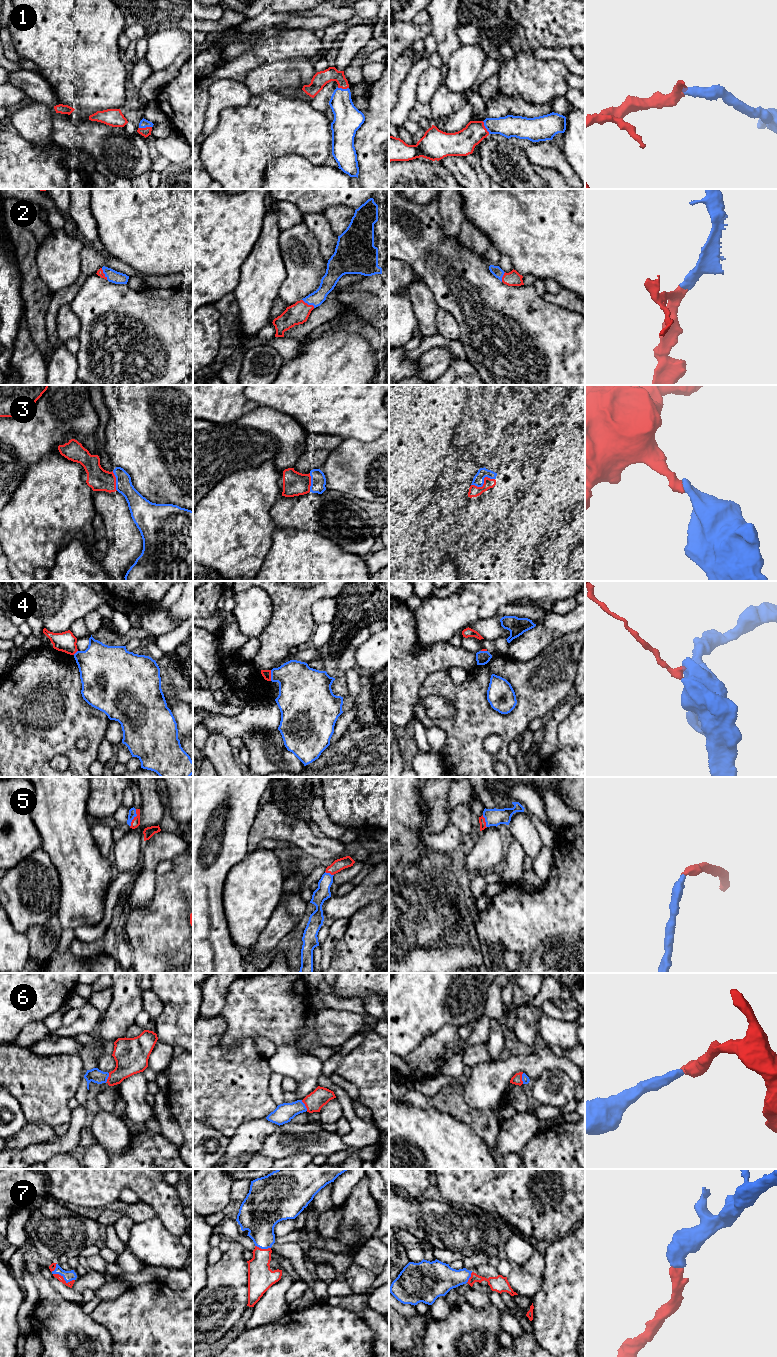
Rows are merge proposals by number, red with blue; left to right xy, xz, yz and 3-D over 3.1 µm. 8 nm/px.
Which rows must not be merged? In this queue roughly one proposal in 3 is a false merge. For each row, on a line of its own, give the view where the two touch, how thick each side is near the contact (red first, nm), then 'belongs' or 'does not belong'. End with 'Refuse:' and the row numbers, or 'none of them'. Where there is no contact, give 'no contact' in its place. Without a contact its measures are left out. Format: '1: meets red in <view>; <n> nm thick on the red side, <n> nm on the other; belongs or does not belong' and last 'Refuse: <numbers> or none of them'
1: meets red in xy; 70 nm thick on the red side, 70 nm on the other; belongs
2: meets red in xz; 170 nm thick on the red side, 120 nm on the other; belongs
3: meets red in yz; 90 nm thick on the red side, 90 nm on the other; belongs
4: meets red in xz; 70 nm thick on the red side, 340 nm on the other; does not belong
5: meets red in xy; 70 nm thick on the red side, 60 nm on the other; belongs
6: meets red in xz; 150 nm thick on the red side, 150 nm on the other; belongs
7: meets red in xy; 50 nm thick on the red side, 90 nm on the other; belongs
Refuse: 4

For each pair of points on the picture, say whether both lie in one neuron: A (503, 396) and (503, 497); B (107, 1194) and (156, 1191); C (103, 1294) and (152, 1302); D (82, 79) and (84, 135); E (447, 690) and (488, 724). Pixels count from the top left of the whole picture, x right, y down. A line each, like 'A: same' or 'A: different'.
A: different
B: same
C: different
D: different
E: same

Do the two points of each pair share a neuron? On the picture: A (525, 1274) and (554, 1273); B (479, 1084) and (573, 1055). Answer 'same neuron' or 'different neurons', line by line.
A: different neurons
B: different neurons

